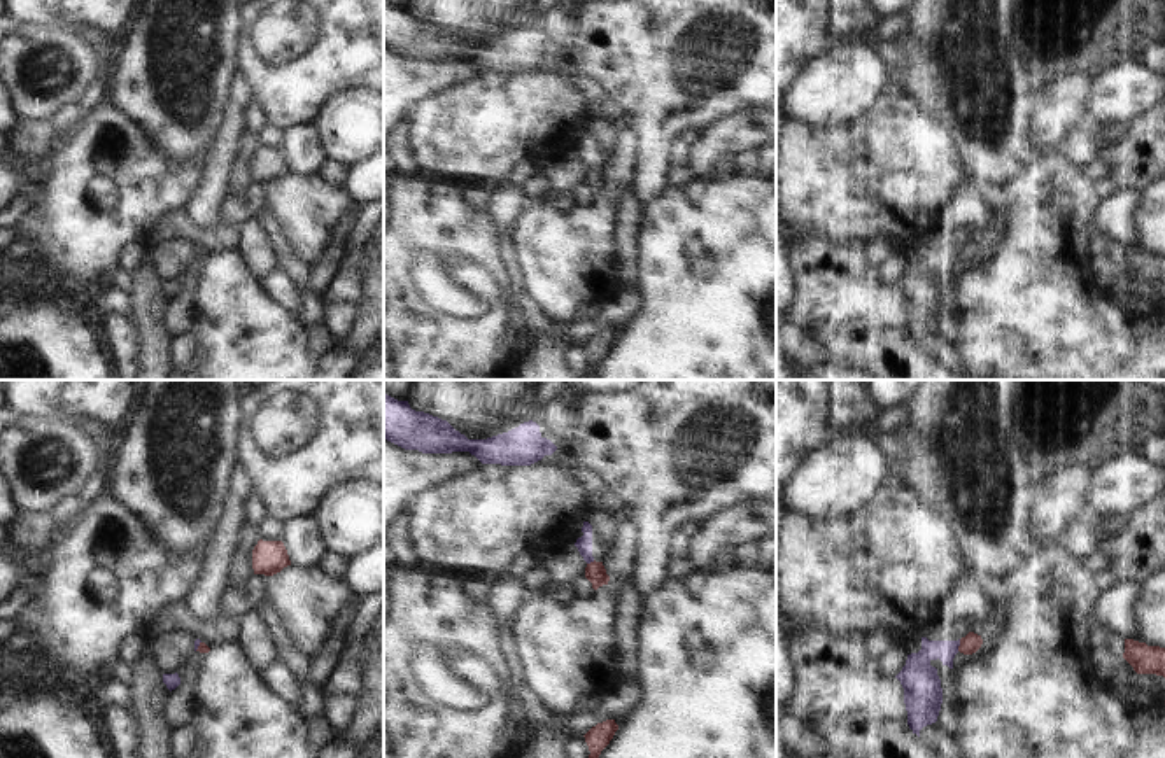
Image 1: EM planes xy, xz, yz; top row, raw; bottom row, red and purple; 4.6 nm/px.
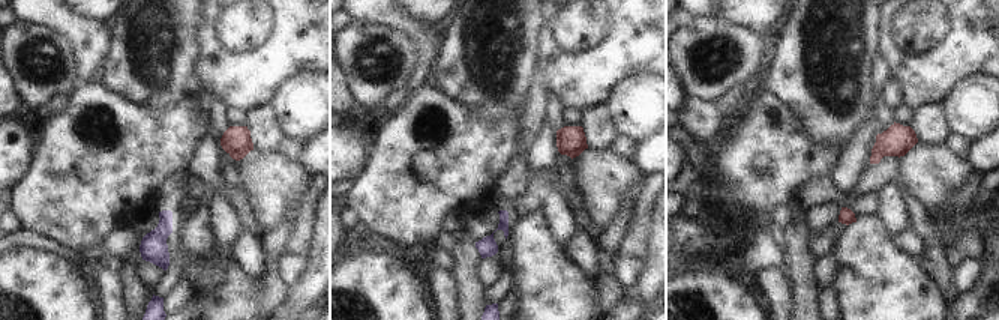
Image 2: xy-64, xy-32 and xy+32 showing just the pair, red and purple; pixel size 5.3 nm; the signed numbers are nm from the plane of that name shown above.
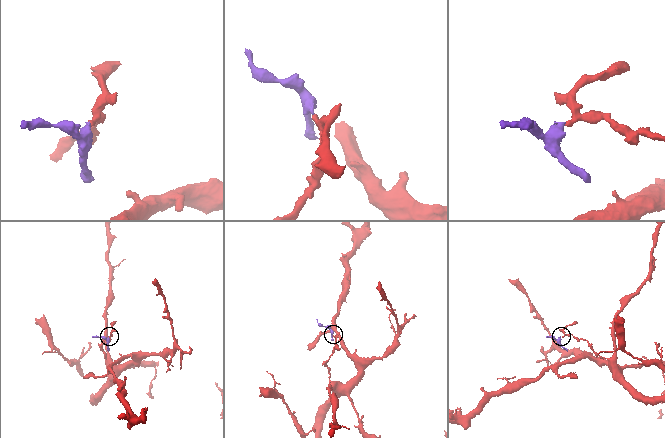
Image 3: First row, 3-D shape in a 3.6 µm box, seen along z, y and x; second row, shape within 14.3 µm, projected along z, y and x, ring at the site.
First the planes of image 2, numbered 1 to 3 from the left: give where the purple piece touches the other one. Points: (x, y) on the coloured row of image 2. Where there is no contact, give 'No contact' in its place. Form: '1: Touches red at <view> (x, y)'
1: No contact
2: No contact
3: No contact

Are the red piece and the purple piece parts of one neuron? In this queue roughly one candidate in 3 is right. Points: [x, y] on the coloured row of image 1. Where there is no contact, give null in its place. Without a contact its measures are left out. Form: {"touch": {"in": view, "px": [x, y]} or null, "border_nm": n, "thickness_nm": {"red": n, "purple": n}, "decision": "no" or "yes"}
{"touch": {"in": "yz", "px": [960, 645]}, "border_nm": 60, "thickness_nm": {"red": 90, "purple": 170}, "decision": "no"}

